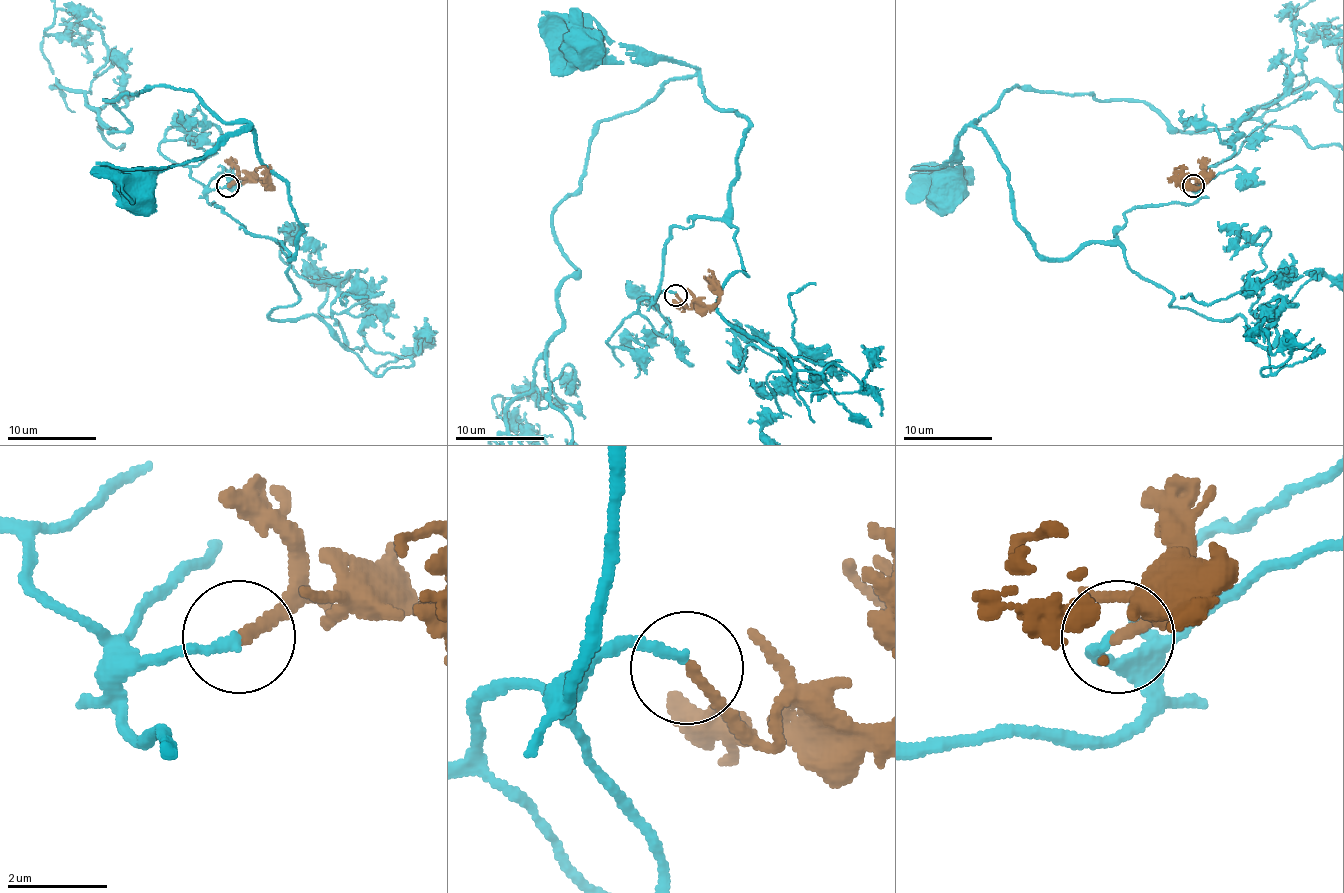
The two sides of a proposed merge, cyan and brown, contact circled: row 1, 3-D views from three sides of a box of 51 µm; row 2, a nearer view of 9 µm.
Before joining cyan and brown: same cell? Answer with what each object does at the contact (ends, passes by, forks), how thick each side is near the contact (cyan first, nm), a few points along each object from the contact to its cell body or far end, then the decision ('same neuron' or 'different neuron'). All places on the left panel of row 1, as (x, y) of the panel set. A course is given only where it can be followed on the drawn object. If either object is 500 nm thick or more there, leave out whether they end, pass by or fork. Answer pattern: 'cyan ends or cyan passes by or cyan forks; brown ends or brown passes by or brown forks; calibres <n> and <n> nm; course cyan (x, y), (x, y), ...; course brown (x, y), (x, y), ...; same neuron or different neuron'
cyan ends; brown ends; calibres 180 and 180 nm; course cyan (228, 186), (208, 202), (291, 257), (300, 224), (288, 186), (262, 161), (250, 126), (139, 186); course brown (228, 186), (239, 179), (264, 182), (270, 186), (264, 168), (255, 170); same neuron

